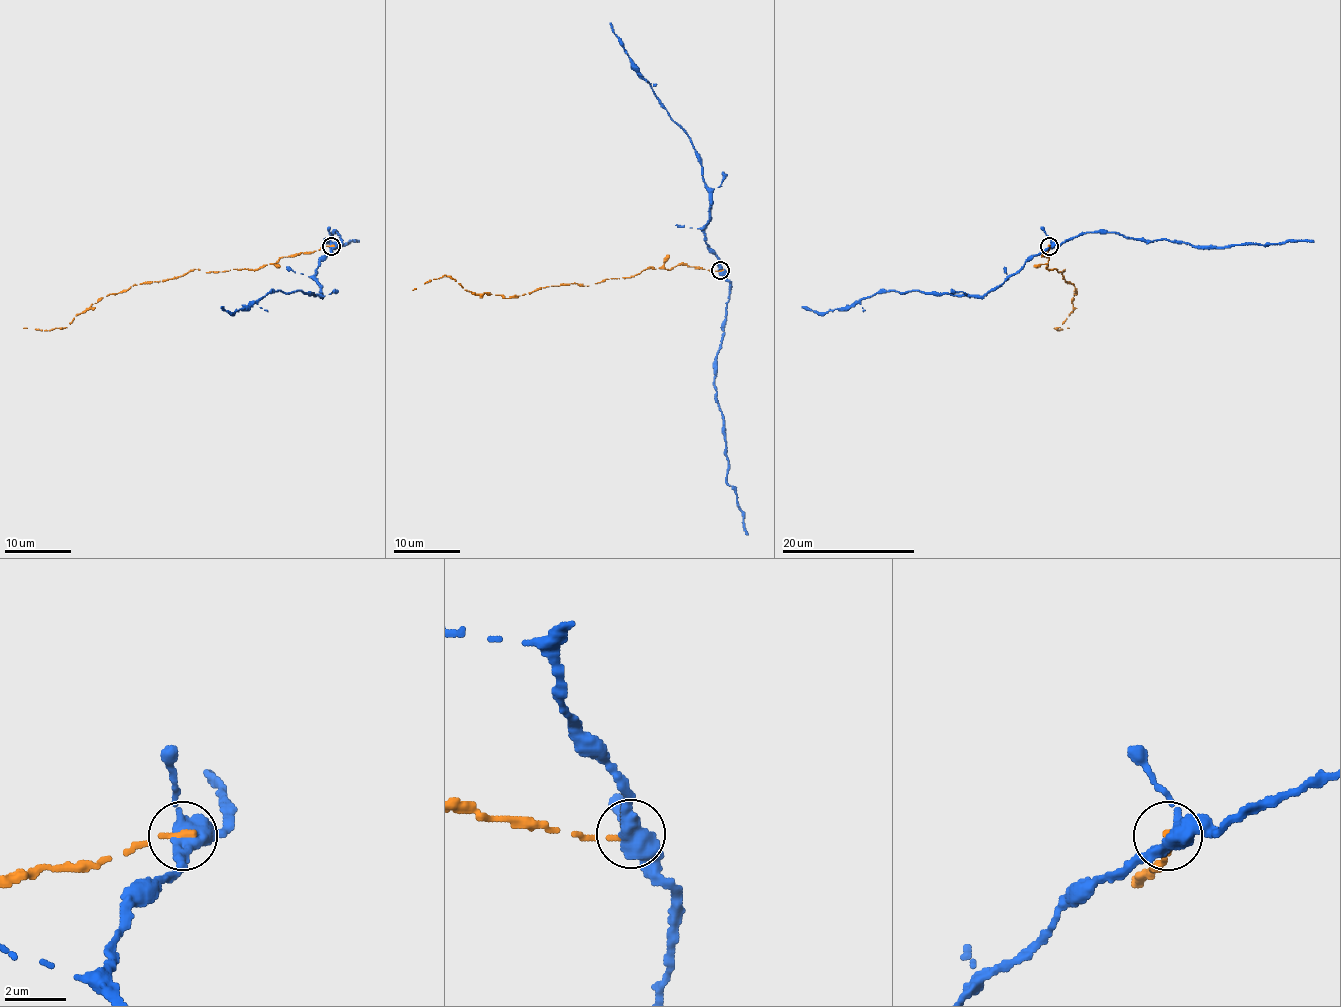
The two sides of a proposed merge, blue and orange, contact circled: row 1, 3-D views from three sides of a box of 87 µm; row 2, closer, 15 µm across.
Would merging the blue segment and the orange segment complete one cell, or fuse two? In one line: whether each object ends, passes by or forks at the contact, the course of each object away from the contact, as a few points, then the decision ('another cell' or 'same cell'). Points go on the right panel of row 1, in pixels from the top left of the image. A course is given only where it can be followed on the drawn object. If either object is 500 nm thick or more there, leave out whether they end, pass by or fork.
blue forks; orange ends; course blue (1048, 246), (997, 288), (977, 296), (877, 291), (861, 298), (849, 308), (826, 313), (814, 313), (801, 306); course orange (1048, 246), (1043, 254), (1047, 268), (1065, 269), (1062, 276), (1077, 293), (1070, 314), (1053, 327), (1068, 327); another cell

